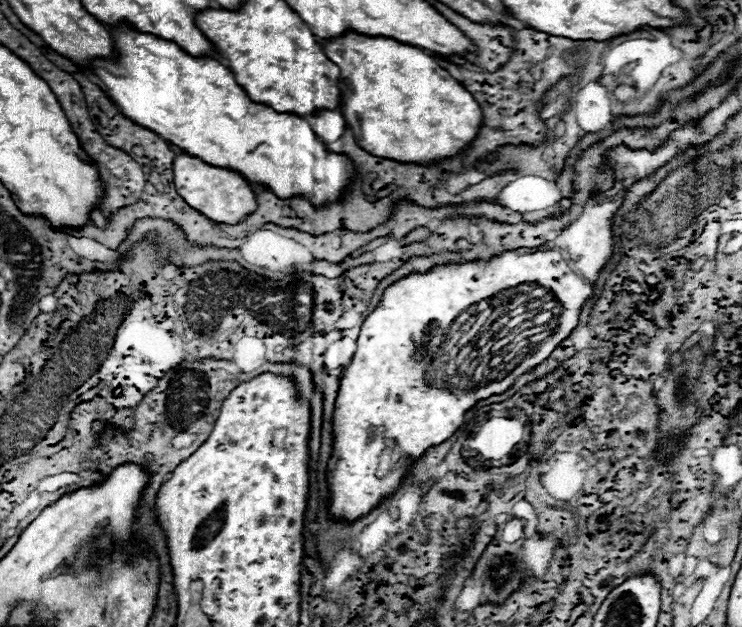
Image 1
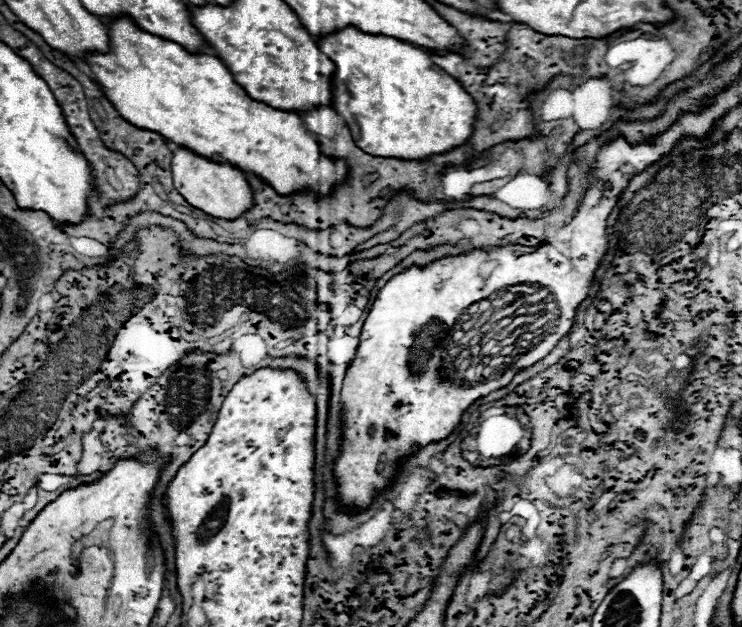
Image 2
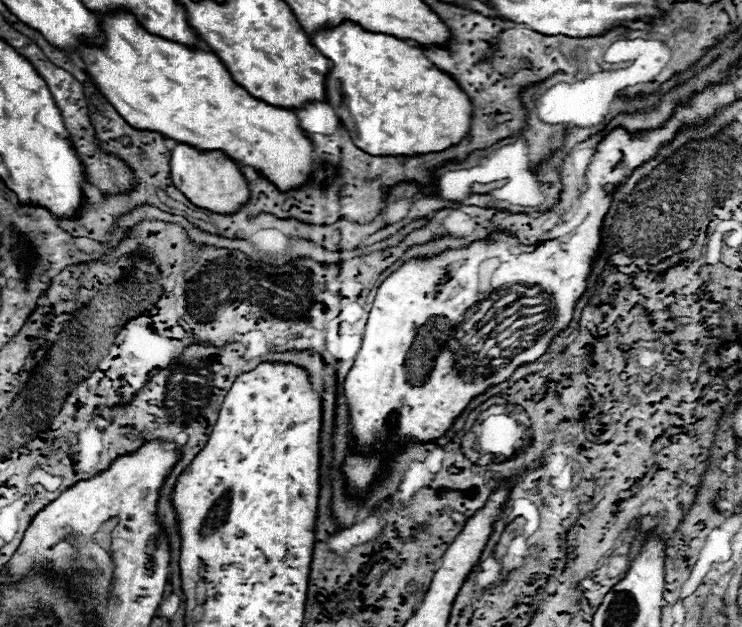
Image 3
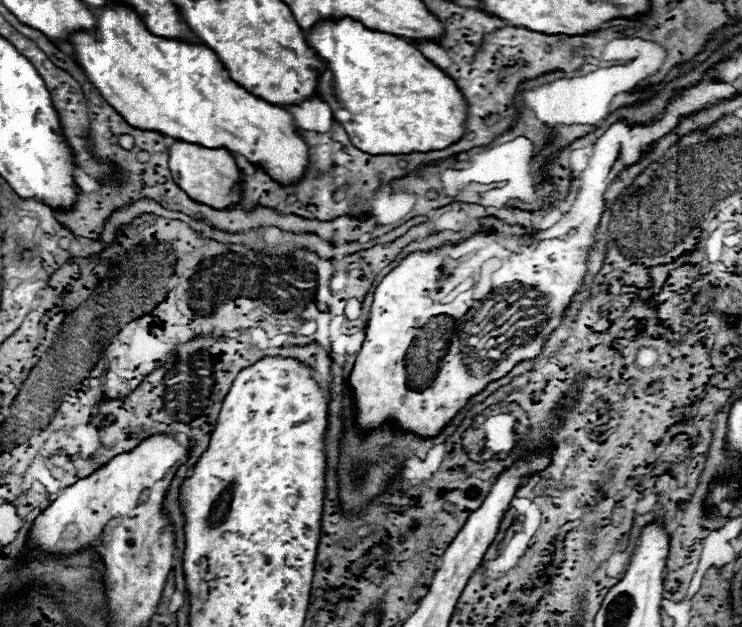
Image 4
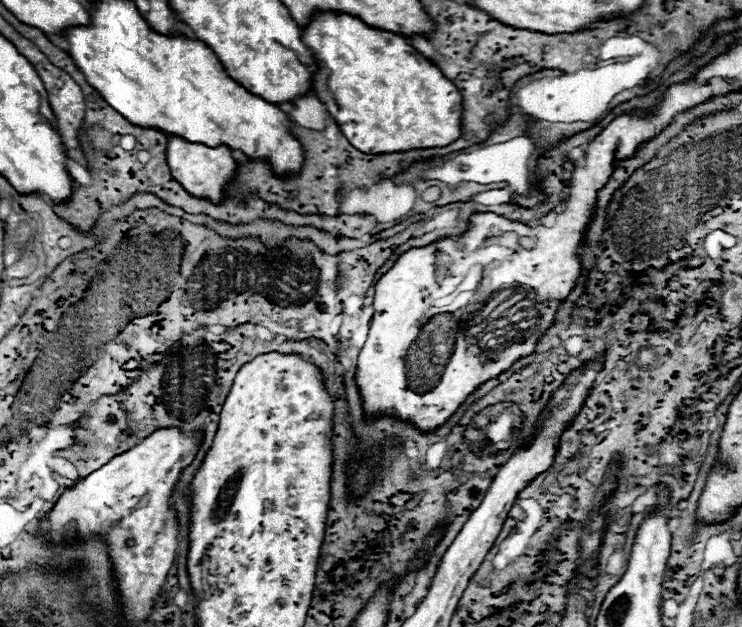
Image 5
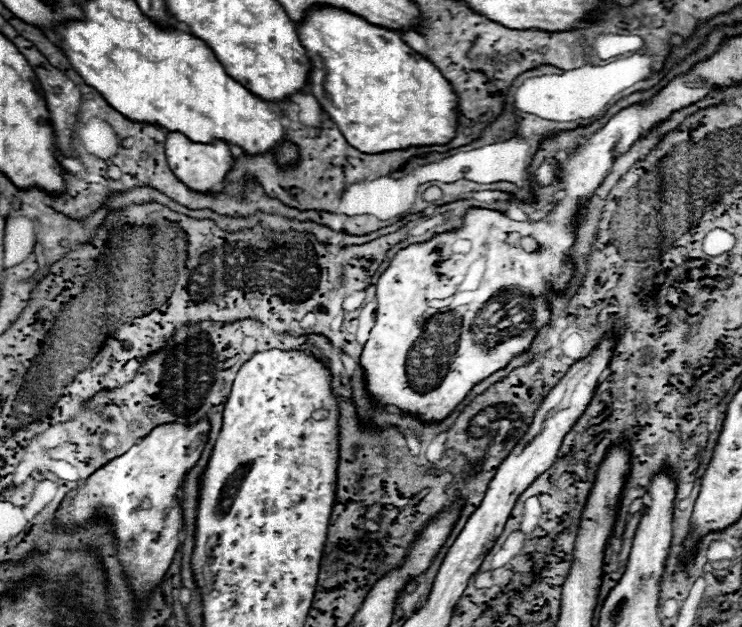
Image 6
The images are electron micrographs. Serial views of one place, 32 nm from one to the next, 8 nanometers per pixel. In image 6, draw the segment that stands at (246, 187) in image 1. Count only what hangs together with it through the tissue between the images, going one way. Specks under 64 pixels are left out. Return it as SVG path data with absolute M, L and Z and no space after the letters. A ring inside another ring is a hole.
M166 132L166 134L168 134L166 158L168 158L168 166L170 166L172 174L194 192L218 196L218 188L234 164L234 158L230 154L230 146L226 142L198 144L198 142L190 142L188 138L184 138L184 134L176 134L176 132Z

